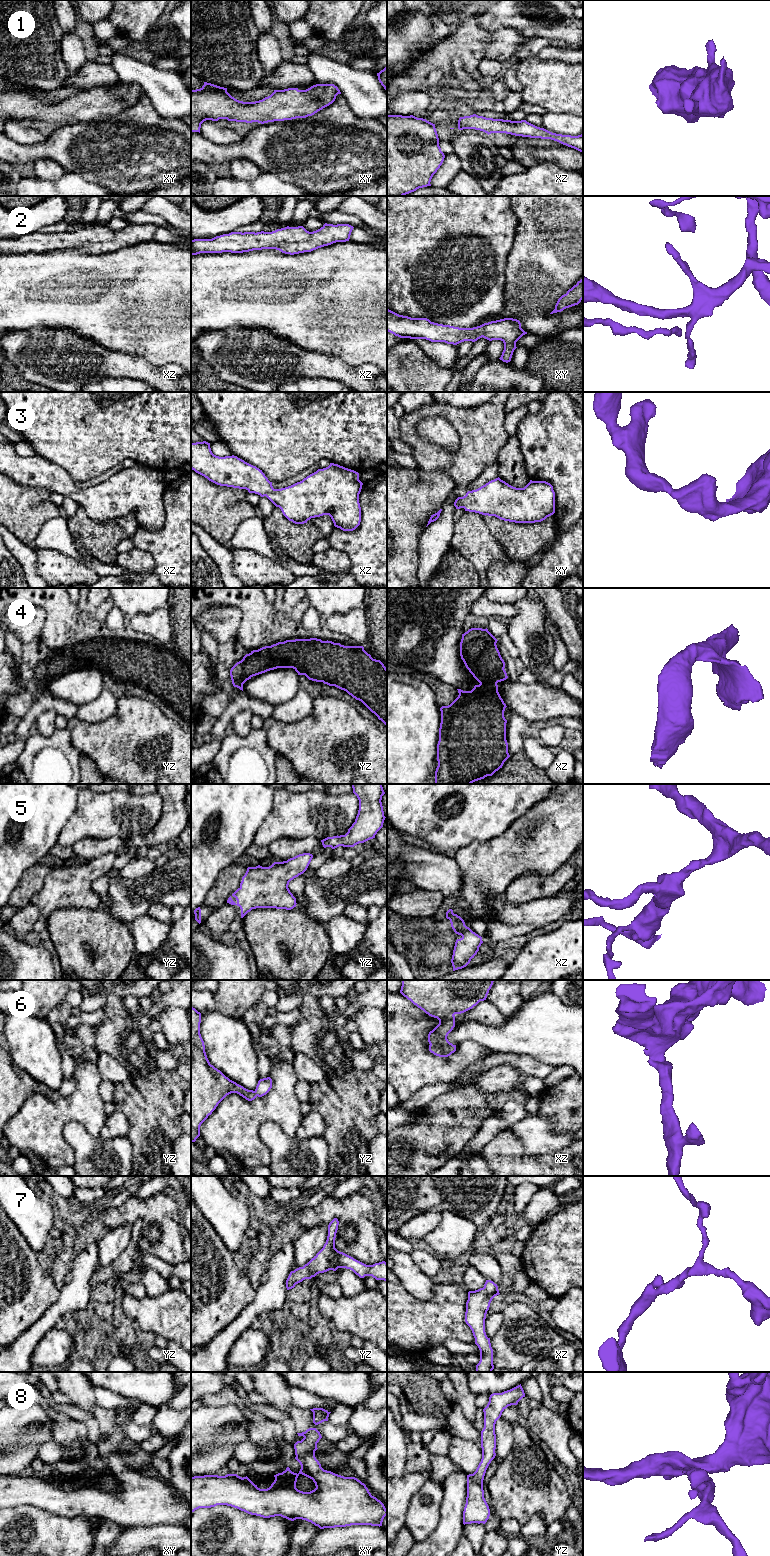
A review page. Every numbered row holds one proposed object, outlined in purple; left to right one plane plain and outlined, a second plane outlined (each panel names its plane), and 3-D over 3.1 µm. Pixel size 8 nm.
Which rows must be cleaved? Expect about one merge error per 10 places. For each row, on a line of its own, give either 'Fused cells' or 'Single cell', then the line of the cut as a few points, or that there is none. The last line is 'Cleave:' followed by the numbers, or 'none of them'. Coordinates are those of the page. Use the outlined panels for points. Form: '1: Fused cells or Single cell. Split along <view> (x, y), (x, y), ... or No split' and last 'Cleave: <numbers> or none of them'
1: Single cell. No split
2: Single cell. No split
3: Single cell. No split
4: Single cell. No split
5: Single cell. No split
6: Single cell. No split
7: Single cell. No split
8: Single cell. No split
Cleave: none of them

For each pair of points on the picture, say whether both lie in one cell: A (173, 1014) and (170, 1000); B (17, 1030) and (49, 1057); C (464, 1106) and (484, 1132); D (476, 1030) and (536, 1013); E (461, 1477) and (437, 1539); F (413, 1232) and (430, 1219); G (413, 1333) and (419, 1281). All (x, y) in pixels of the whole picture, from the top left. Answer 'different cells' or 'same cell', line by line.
A: different cells
B: same cell
C: different cells
D: same cell
E: same cell
F: same cell
G: different cells

